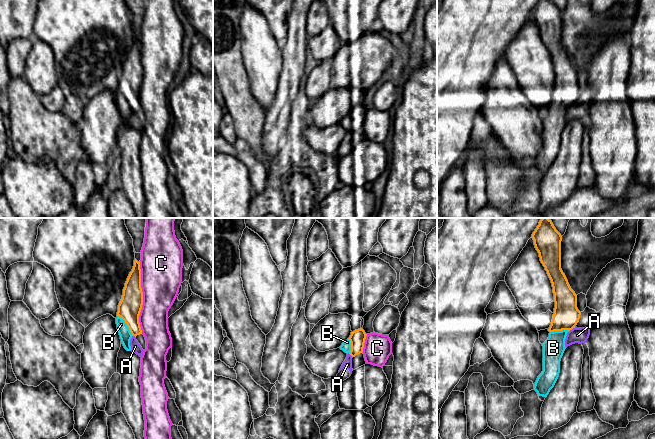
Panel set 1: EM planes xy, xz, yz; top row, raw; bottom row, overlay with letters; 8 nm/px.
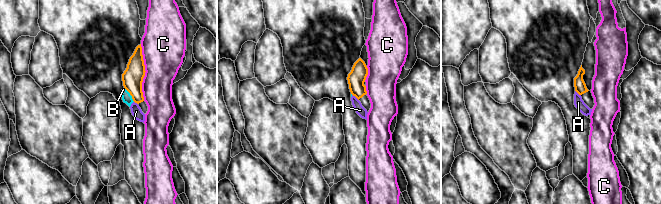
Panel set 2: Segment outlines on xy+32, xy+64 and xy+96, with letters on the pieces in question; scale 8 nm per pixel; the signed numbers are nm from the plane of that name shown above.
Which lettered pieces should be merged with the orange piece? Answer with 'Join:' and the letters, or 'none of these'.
Join: B

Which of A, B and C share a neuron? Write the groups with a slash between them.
A / B / C

